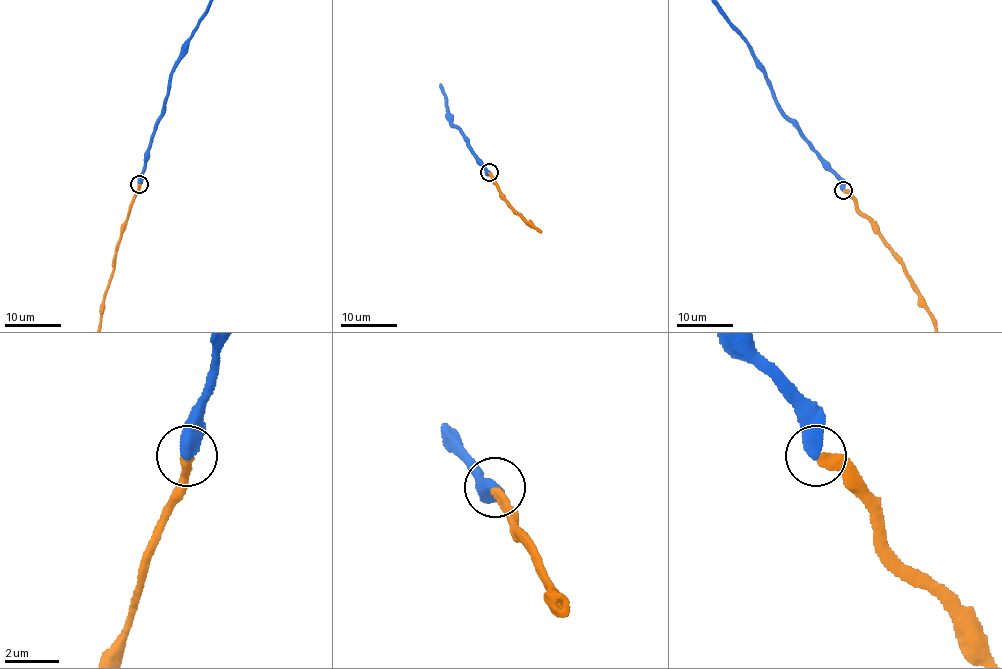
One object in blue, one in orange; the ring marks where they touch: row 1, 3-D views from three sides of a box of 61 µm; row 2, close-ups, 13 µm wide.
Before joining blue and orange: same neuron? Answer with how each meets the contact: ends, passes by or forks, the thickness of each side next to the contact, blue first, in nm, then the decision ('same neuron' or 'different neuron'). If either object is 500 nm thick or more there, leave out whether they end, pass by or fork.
550/420 nm | same neuron

